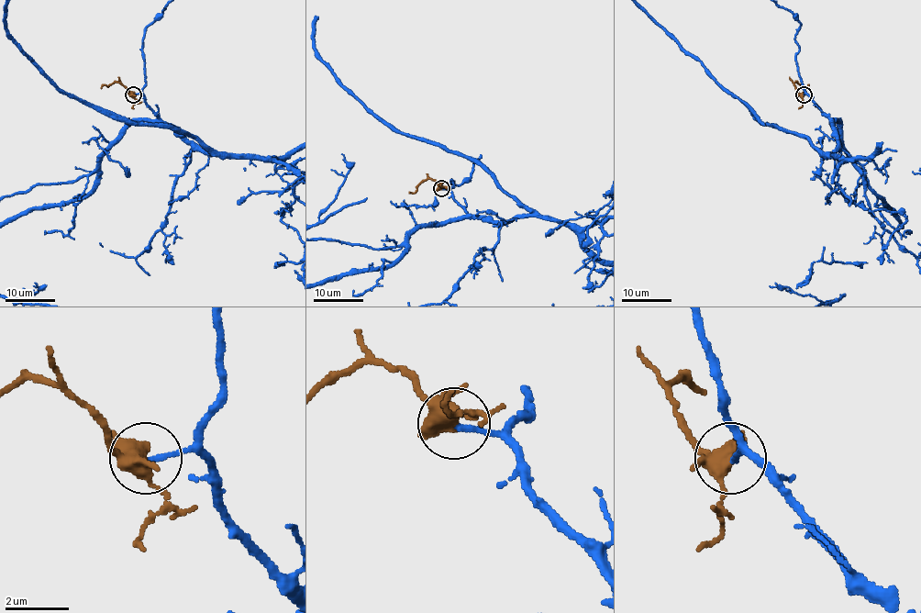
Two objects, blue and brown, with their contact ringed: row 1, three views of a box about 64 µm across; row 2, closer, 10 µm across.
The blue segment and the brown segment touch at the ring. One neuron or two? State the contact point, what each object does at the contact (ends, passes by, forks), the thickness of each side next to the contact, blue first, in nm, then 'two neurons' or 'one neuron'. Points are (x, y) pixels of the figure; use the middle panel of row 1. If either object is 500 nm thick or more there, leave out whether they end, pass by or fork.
(441, 188) | blue ends | brown forks | 160/400 nm | one neuron

